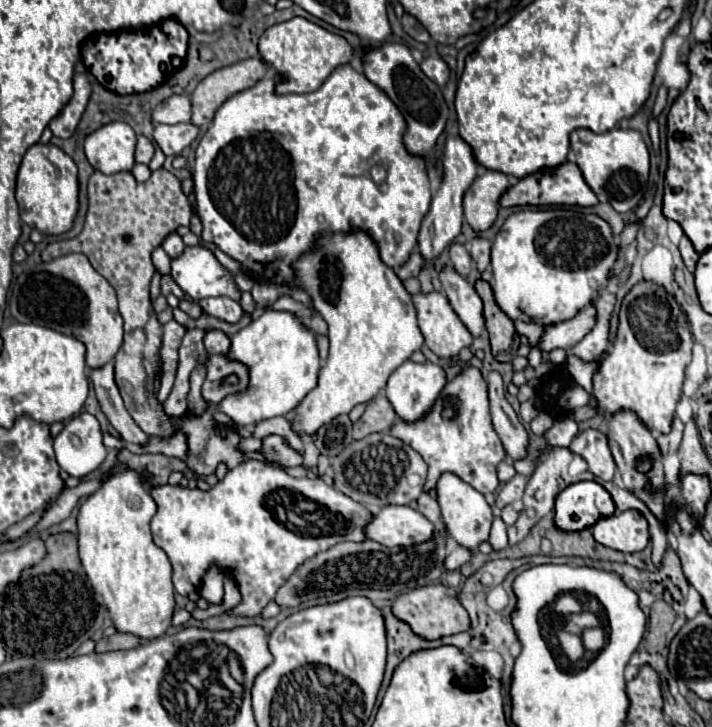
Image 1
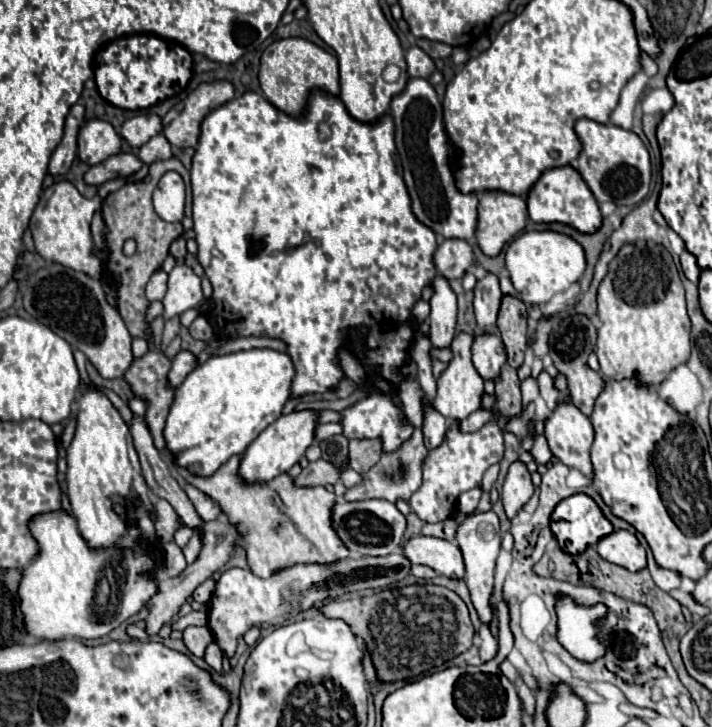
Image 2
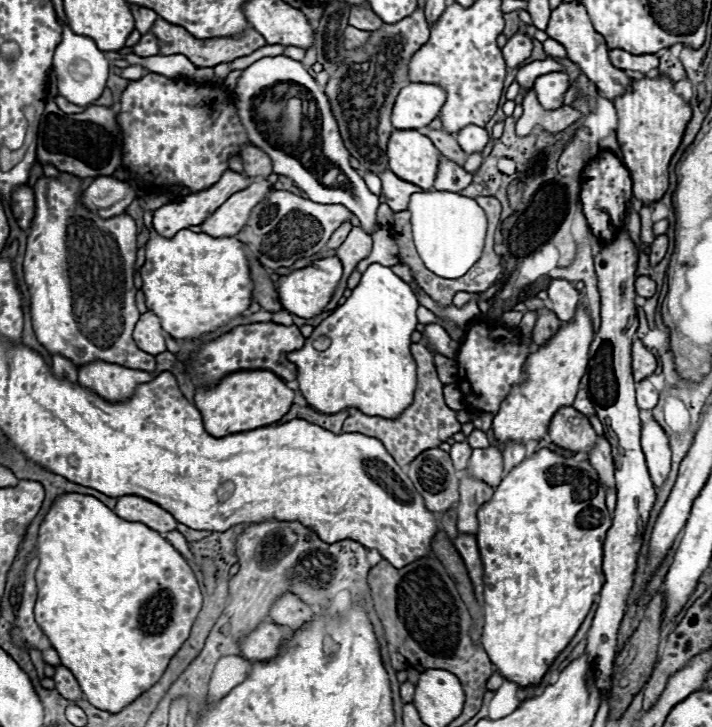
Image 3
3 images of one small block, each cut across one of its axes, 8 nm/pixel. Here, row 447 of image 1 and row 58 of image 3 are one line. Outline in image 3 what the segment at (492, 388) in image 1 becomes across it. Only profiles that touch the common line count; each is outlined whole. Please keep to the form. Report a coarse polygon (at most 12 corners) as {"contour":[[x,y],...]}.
{"contour":[[516,32],[502,48],[506,68],[518,68],[532,54],[532,40]]}

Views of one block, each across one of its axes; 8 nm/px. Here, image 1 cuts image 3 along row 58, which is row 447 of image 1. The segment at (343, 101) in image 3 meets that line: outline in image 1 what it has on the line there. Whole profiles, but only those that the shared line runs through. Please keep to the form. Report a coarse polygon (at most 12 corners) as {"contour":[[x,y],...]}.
{"contour":[[390,432],[332,458],[334,486],[376,510],[422,494],[428,466]]}

